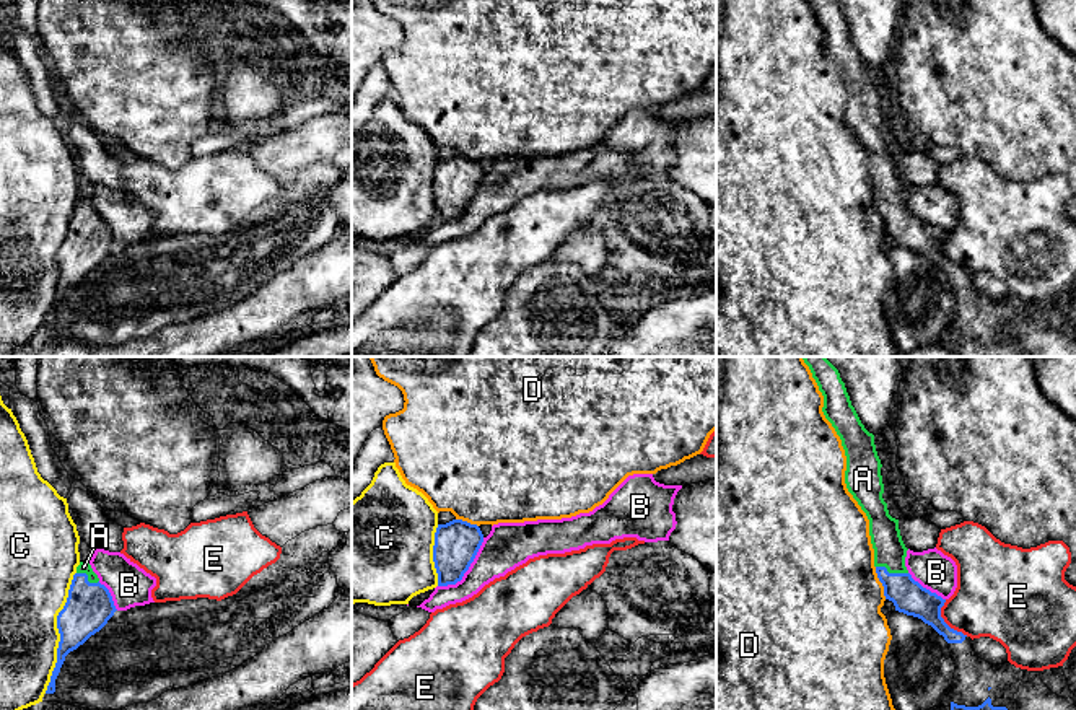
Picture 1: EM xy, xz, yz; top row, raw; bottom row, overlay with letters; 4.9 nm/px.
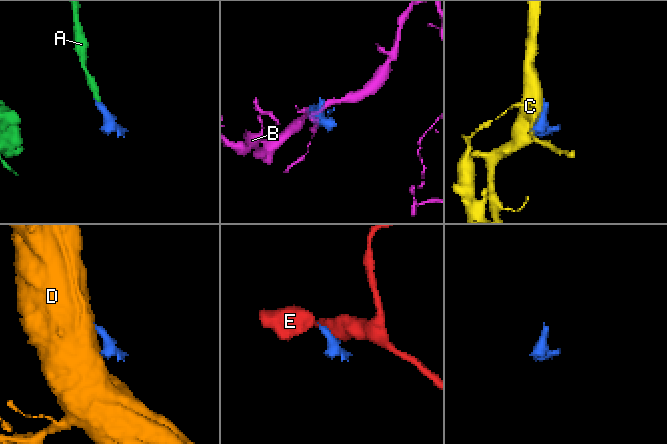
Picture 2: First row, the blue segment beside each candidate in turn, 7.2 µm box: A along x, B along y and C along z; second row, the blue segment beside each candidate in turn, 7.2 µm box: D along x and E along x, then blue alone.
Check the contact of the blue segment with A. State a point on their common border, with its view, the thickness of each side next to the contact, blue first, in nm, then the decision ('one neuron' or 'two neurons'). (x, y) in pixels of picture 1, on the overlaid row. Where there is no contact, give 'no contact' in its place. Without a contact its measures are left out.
yz (892, 574) | 170/160 nm | one neuron

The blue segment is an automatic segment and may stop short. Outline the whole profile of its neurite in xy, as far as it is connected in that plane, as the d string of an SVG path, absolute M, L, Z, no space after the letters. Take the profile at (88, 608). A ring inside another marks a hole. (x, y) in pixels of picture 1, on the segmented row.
M80 562L68 589L67 603L57 616L60 642L57 663L46 694L55 692L55 679L65 656L99 632L116 611L109 589L99 583L90 562Z

